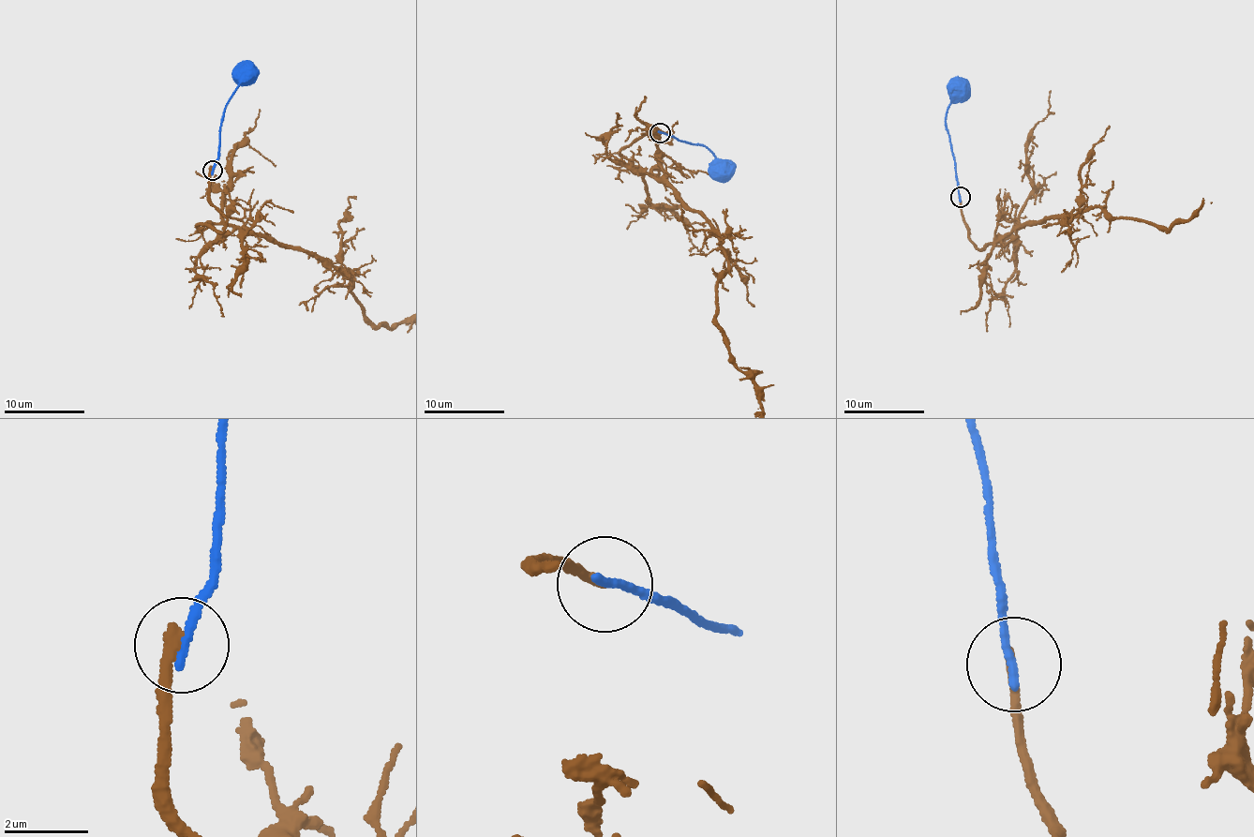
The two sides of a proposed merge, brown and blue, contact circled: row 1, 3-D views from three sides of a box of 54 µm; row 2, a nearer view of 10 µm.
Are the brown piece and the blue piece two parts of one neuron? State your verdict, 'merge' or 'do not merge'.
do not merge

